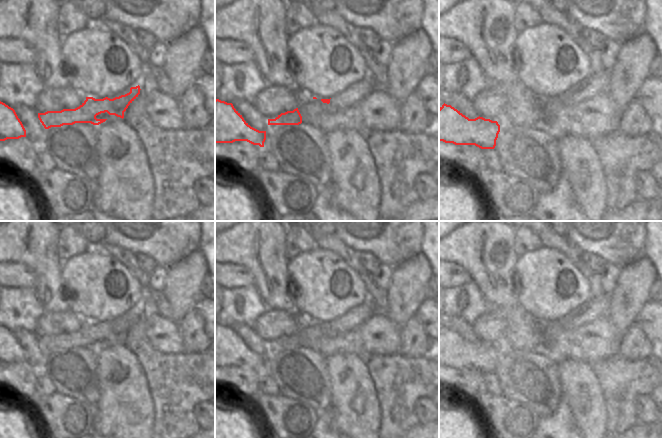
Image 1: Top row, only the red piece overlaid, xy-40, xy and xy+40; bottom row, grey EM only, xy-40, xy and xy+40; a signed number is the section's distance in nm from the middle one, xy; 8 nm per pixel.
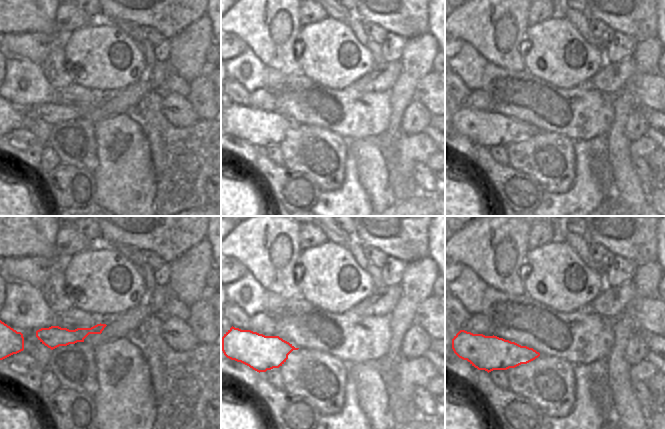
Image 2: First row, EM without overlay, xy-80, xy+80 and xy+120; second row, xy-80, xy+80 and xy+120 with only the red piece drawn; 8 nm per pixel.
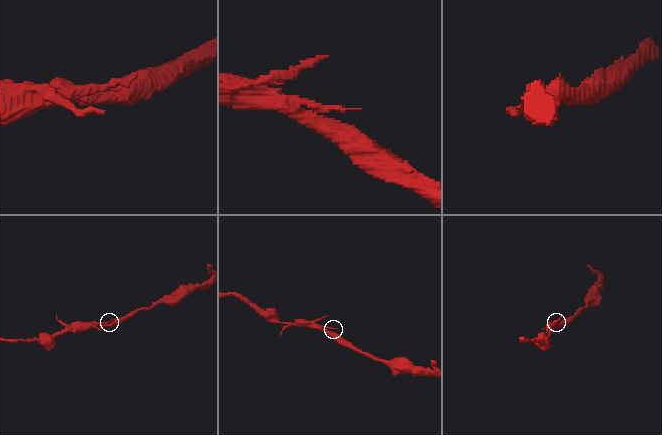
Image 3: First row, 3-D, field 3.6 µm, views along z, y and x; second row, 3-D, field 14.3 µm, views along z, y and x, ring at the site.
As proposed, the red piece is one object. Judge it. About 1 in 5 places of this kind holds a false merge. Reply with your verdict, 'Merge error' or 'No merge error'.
No merge error

